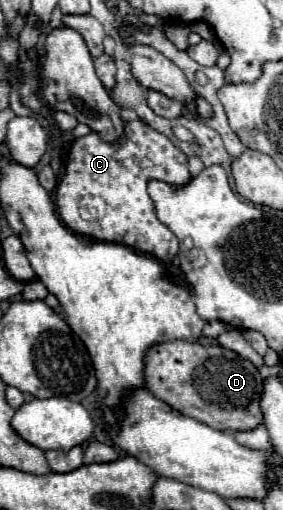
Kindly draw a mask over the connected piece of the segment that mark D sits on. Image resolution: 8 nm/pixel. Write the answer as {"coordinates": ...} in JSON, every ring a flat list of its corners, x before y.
{"coordinates":[[188,341,154,345,146,355,144,379,148,391,160,401,212,429,236,433,252,431,264,423,260,409,264,379,252,361,242,359,230,349]]}

